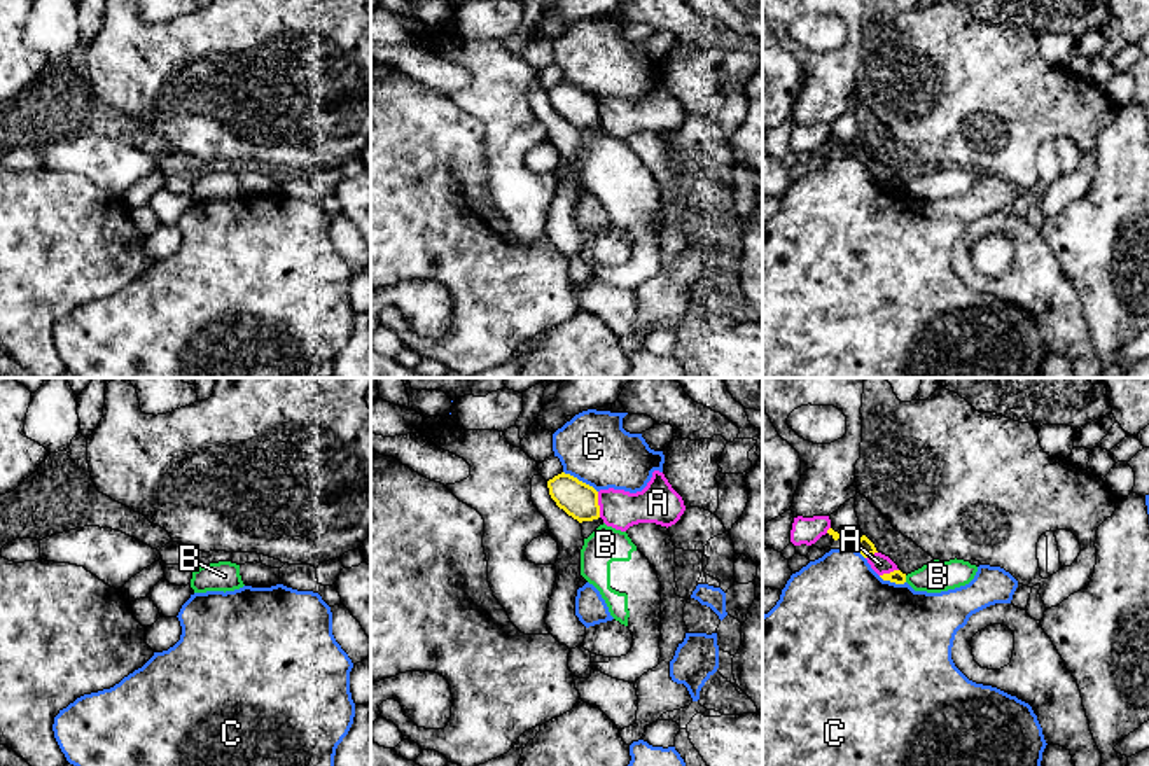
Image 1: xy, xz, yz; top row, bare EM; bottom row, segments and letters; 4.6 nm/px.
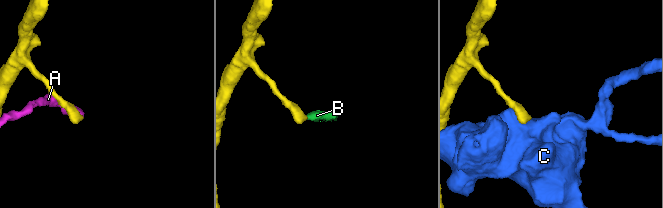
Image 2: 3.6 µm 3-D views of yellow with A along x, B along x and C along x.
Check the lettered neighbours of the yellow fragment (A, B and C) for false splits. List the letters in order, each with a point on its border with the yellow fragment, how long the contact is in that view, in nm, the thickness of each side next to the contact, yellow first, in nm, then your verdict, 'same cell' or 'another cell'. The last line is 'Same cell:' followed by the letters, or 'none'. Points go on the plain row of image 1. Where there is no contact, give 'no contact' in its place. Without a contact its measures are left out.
A: contact xz (597, 112); length 120 nm; calibres 160 and 180 nm; another cell
B: contact yz (905, 188); length 30 nm; calibres 60 and 140 nm; another cell
C: contact xz (581, 90); length 190 nm; calibres 160 and 320 nm; another cell
Same cell: none

